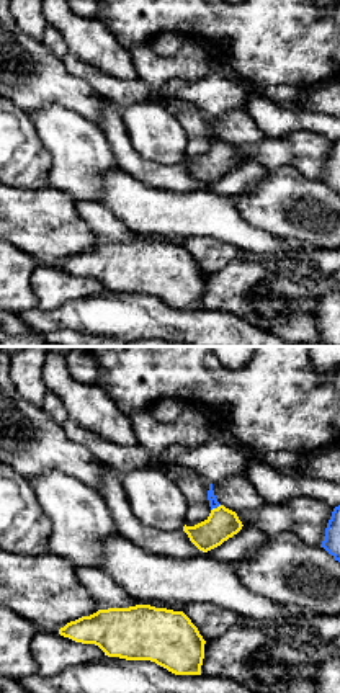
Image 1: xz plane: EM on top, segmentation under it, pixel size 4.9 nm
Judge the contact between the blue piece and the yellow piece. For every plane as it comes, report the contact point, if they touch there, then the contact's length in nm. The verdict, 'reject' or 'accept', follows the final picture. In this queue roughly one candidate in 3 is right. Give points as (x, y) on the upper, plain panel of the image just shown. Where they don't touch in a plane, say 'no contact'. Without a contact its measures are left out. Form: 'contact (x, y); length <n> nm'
contact (214, 141); length 60 nm

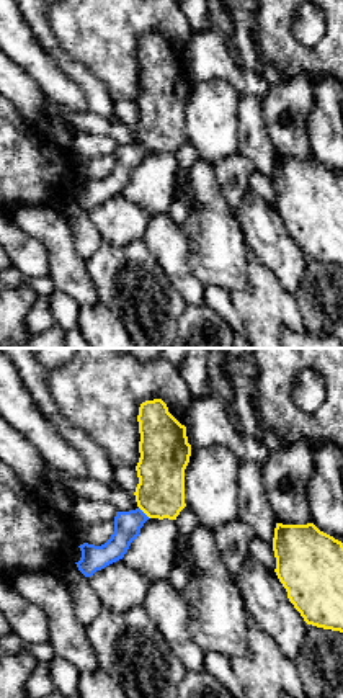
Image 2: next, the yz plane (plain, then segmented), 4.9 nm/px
contact (142, 146); length 80 nm

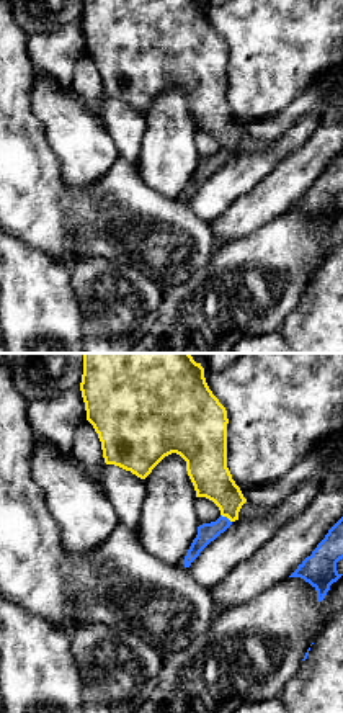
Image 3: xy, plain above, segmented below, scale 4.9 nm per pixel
contact (226, 151); length 70 nm

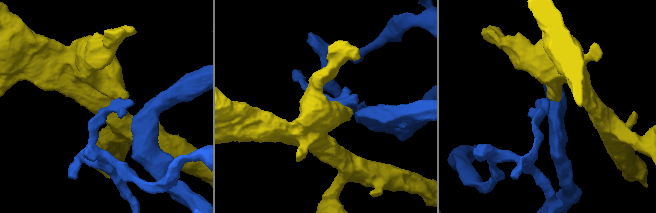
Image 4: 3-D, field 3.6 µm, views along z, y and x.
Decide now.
reject

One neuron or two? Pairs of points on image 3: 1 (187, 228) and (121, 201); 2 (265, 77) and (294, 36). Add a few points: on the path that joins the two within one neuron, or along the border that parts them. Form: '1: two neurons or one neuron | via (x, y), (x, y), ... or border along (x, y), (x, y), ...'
1: one neuron | via (170, 228), (147, 228), (138, 218)
2: one neuron | via (267, 67), (285, 46)

